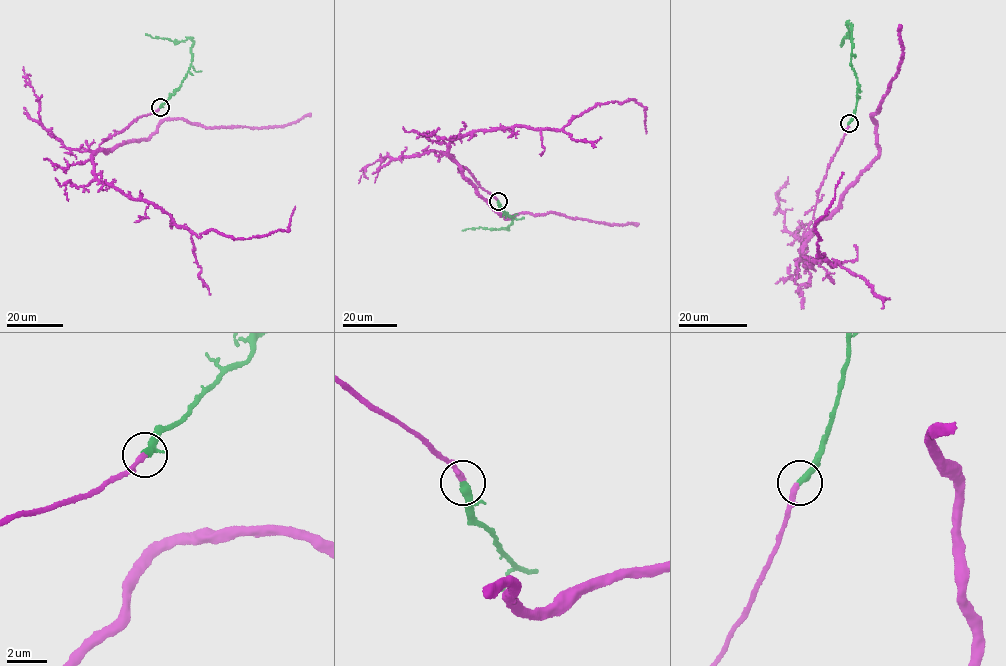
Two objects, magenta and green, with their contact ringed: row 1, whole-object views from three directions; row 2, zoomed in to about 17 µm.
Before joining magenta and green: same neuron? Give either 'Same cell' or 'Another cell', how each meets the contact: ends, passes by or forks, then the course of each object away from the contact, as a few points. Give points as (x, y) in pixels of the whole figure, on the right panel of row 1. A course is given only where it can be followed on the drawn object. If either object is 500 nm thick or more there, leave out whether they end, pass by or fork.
Same cell. At the ring magenta ends. At the ring green ends. Course of magenta: (848, 124), (820, 187), (805, 266), (819, 258), (837, 263), (817, 256), (815, 227), (843, 172). Course of green: (848, 123), (855, 108), (858, 85), (851, 60), (851, 24), (846, 25), (849, 31), (841, 46)

